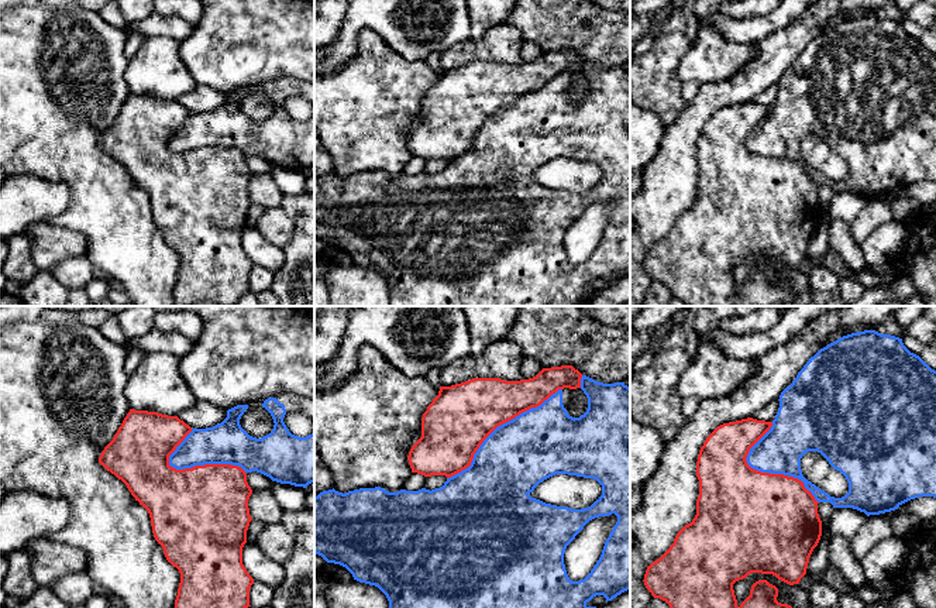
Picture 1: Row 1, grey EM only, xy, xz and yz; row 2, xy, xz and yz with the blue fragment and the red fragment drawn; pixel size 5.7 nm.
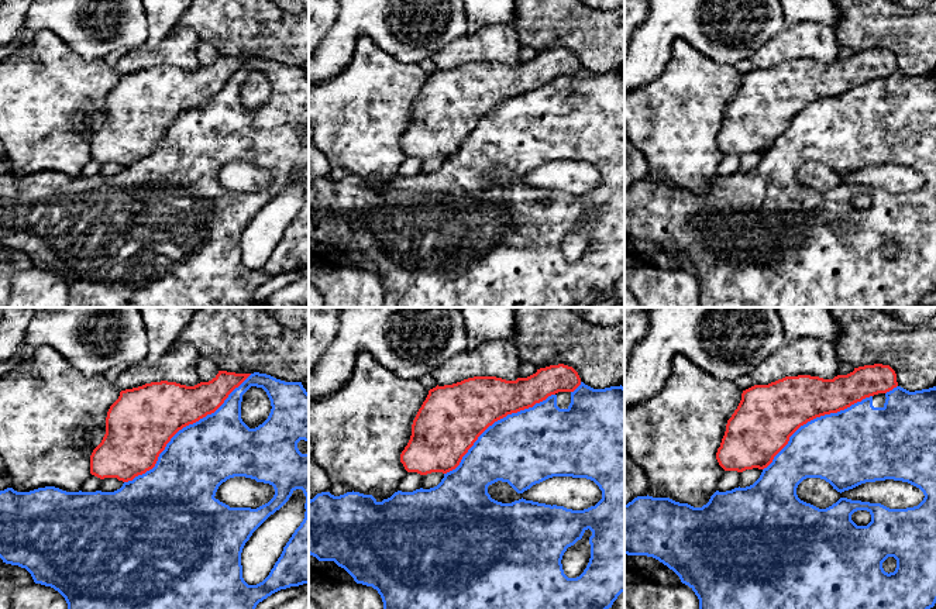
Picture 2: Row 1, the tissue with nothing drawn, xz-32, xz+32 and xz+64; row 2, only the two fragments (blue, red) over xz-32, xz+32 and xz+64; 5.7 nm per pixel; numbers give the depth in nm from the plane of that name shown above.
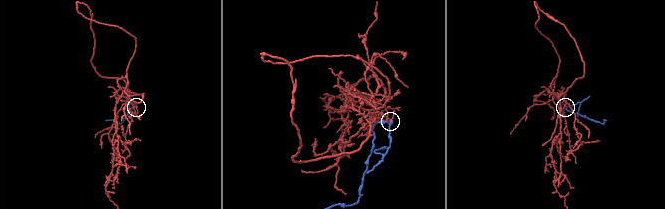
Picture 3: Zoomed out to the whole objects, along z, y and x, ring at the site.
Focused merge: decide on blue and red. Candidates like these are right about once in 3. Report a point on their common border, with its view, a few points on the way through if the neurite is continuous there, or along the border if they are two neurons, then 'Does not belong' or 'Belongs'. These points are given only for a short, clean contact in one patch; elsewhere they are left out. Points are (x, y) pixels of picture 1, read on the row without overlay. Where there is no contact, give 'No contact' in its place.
Touches blue at xz (501, 109). Does not belong

